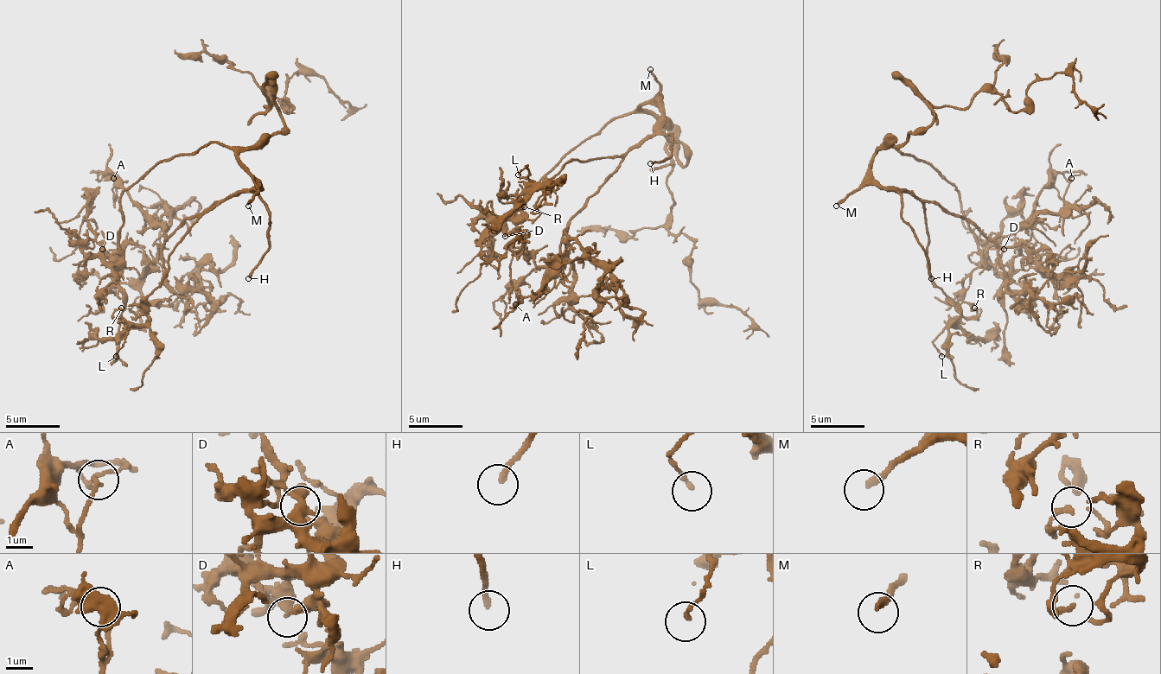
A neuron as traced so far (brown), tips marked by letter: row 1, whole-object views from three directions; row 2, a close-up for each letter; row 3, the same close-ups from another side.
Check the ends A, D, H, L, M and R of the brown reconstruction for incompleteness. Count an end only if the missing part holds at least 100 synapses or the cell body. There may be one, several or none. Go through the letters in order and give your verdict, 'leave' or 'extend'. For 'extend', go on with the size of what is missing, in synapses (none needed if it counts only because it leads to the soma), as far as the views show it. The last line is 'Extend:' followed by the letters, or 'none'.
A: leave
D: leave
H: extend; 140 synapses
L: leave
M: extend
R: leave
Extend: H, M

